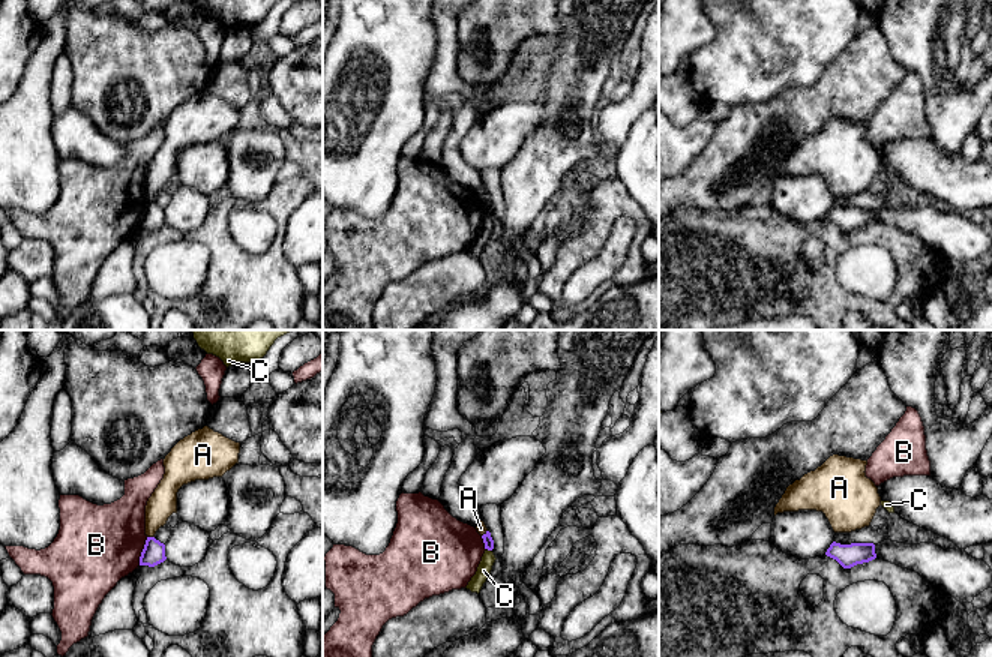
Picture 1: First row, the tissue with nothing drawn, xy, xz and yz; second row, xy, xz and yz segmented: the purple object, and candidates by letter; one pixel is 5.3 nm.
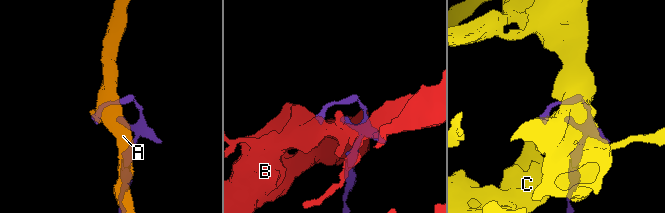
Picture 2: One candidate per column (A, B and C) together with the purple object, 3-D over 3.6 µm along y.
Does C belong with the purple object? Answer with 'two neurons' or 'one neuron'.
two neurons

